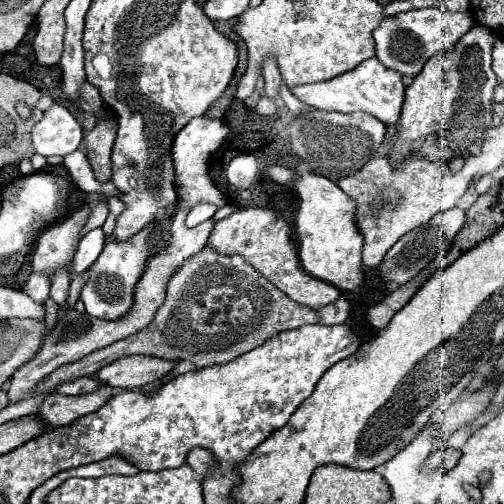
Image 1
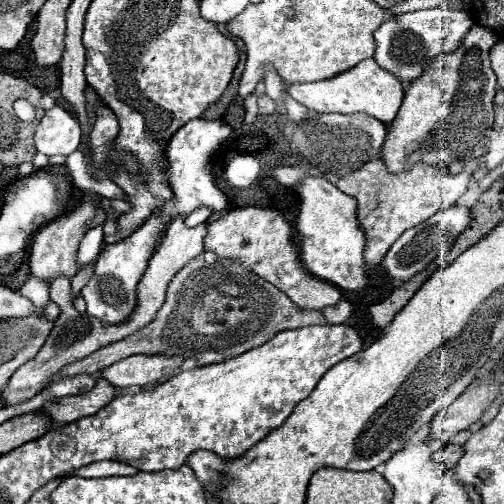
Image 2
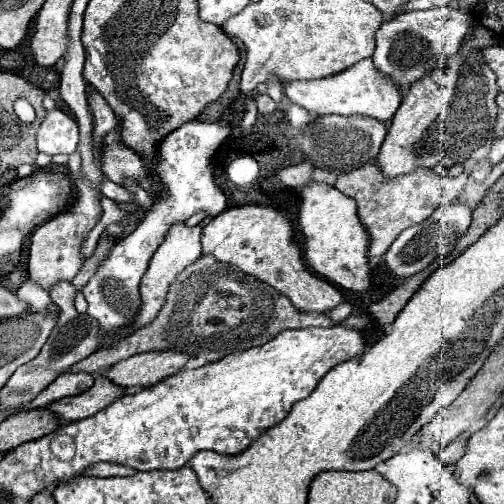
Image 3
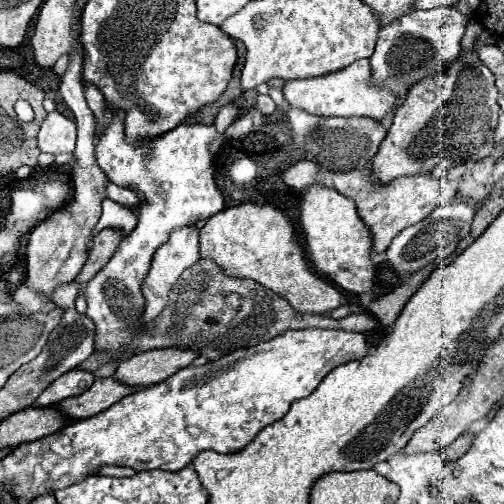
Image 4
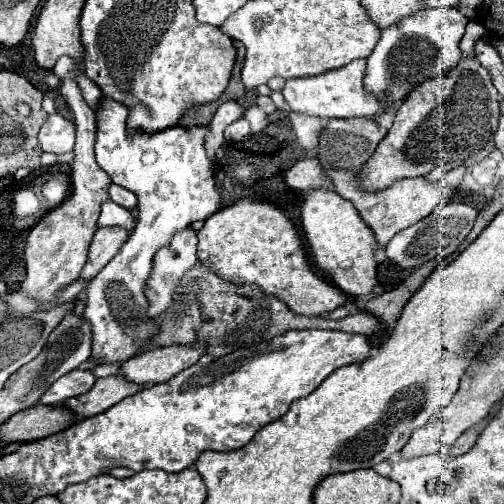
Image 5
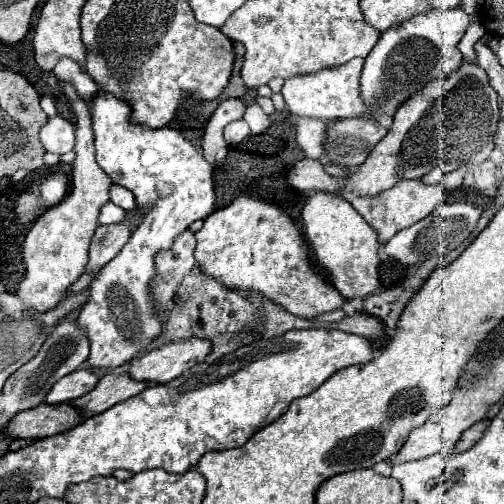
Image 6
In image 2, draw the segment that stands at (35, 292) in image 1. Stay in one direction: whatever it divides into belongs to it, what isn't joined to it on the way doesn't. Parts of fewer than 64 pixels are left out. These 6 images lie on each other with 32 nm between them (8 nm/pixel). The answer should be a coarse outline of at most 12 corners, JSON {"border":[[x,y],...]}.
{"border":[[30,276],[20,294],[44,310],[50,296],[44,280]]}

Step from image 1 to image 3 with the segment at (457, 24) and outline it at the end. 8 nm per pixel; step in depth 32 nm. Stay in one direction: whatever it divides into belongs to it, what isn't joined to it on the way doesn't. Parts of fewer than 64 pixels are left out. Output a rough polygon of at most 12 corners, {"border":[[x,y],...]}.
{"border":[[452,6],[378,28],[376,68],[400,90],[454,56],[474,20]]}

